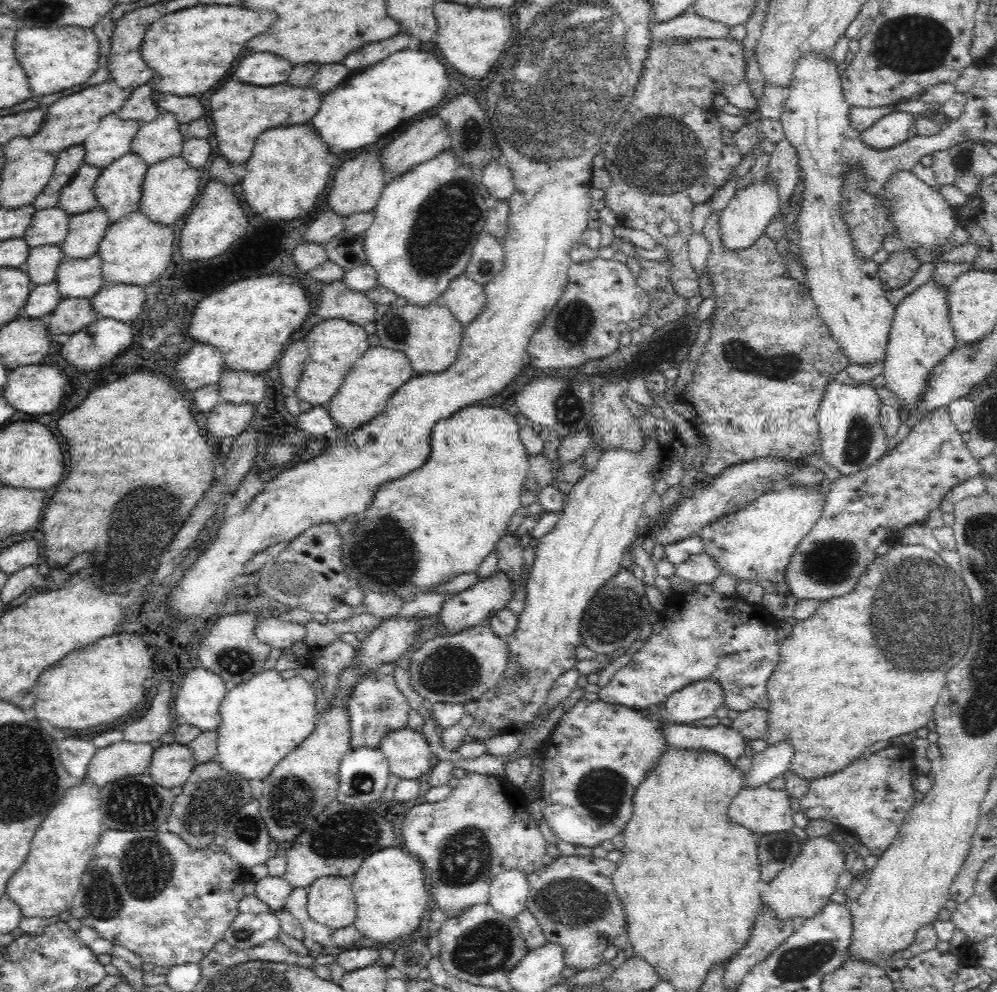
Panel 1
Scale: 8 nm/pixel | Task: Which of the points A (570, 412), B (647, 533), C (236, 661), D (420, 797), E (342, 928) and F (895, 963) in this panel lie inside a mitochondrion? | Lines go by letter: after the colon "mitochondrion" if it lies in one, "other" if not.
A: mitochondrion
B: other
C: mitochondrion
D: other
E: other
F: other

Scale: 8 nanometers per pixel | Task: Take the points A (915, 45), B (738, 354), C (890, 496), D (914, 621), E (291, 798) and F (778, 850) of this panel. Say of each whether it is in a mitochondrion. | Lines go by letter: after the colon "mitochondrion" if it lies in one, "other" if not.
A: mitochondrion
B: mitochondrion
C: other
D: mitochondrion
E: mitochondrion
F: mitochondrion

